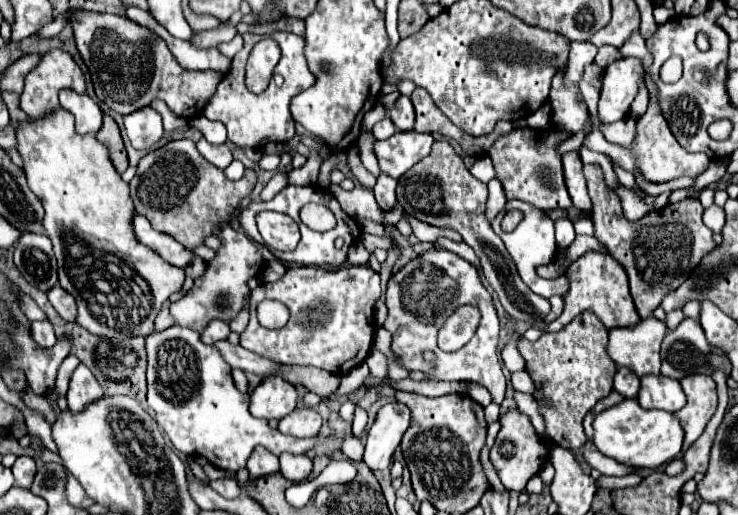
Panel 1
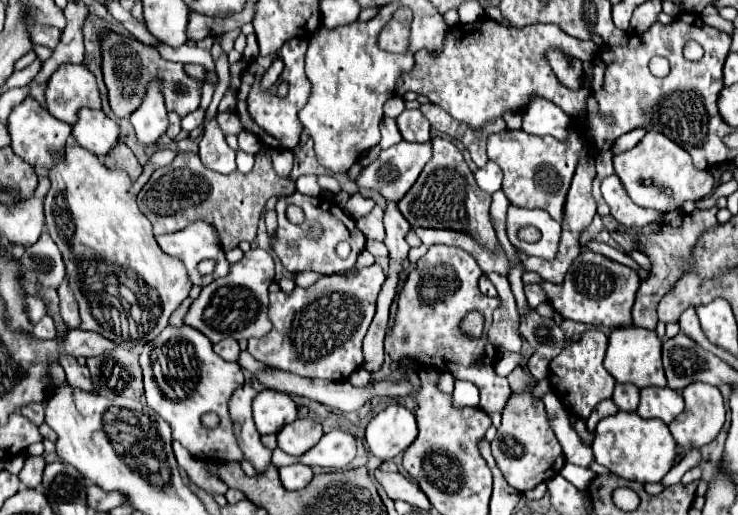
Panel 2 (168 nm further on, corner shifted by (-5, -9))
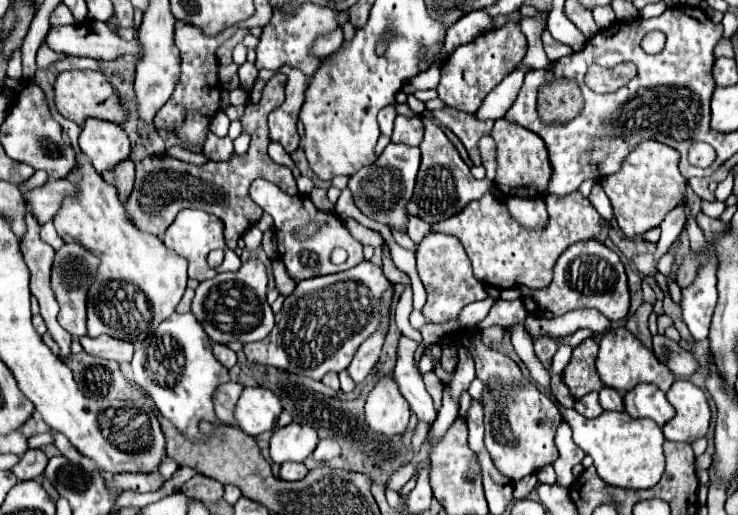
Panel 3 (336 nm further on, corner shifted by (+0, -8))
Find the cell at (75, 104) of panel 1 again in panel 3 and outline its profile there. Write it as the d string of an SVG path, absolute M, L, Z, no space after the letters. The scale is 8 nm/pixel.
M98 118L86 120L78 144L80 150L90 158L96 172L112 168L130 156L130 142L126 132L118 124Z

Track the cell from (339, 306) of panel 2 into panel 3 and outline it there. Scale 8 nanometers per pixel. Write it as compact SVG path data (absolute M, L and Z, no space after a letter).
M360 262L358 266L328 274L328 276L314 276L308 280L302 280L296 284L294 292L284 300L282 310L276 314L276 326L268 338L260 342L252 342L244 346L244 354L250 362L256 364L268 364L292 374L308 376L314 380L322 380L328 372L342 372L350 366L358 346L364 338L368 338L376 326L378 326L378 306L382 298L382 290L390 286L388 278L382 274L380 266L374 266L372 262Z

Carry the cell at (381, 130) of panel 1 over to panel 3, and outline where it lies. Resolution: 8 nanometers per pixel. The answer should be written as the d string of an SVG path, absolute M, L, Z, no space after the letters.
M386 106L380 110L378 114L378 126L380 126L380 132L384 136L392 136L392 126L394 126L394 118L396 118L396 112L394 112L394 106Z

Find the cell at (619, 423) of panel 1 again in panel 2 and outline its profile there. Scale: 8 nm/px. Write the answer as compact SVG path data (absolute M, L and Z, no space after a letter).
M615 413L605 417L595 427L593 441L595 461L607 467L611 473L639 481L639 483L657 483L661 481L675 459L675 439L669 433L669 427L661 419L641 419L637 413Z

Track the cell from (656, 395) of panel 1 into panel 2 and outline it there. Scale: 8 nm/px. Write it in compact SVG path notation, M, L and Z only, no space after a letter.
M645 387L641 389L641 401L637 407L637 415L643 419L661 419L671 423L683 411L681 393L669 387Z

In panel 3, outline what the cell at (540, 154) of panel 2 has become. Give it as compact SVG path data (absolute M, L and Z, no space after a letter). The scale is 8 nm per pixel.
M506 118L496 120L490 136L496 142L496 164L498 166L496 166L494 186L500 190L500 194L518 196L518 198L546 196L548 184L552 178L552 164L550 164L544 140L538 134L534 134L514 122L508 122Z

